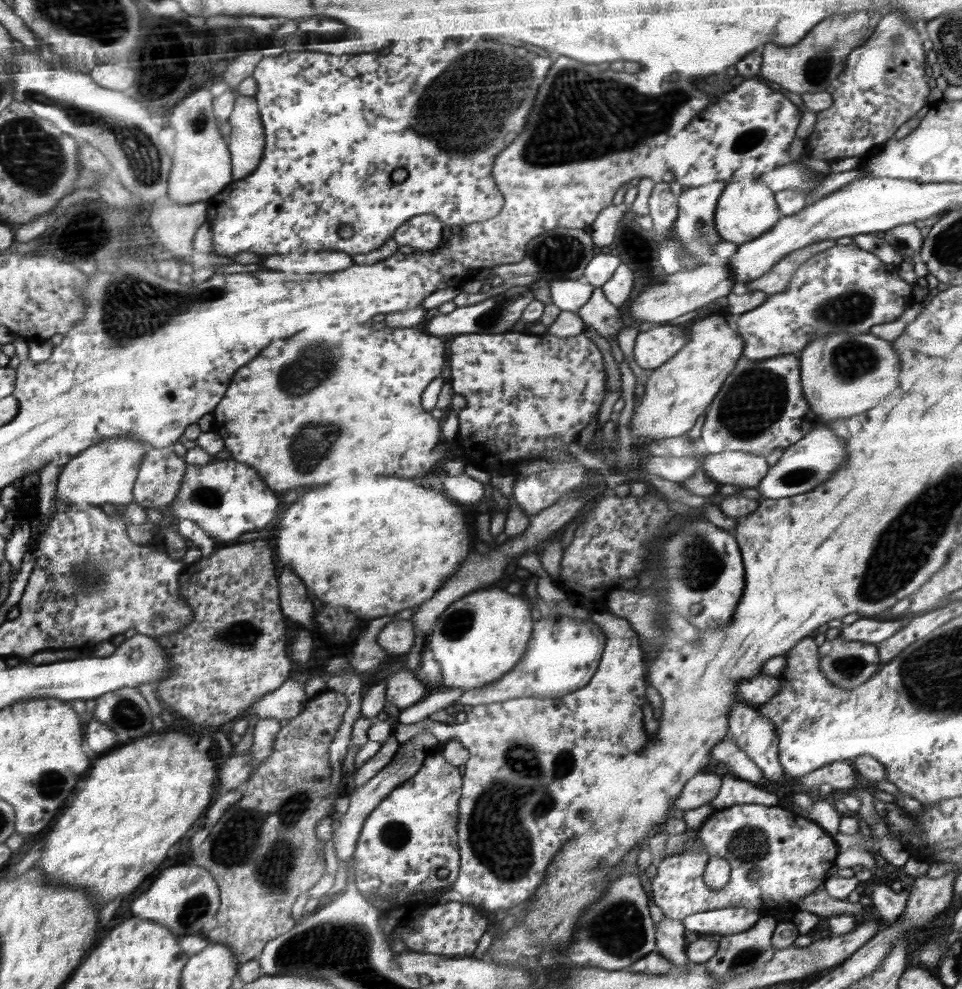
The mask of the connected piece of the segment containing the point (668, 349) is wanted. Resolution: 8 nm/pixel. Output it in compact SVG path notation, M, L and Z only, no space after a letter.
M658 326L648 332L640 332L635 339L634 360L644 370L659 369L671 361L688 341L676 326Z

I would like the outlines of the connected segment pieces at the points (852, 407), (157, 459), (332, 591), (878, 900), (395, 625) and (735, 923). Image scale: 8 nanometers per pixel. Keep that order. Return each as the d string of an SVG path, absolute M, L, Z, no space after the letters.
M871 332L827 334L808 344L798 356L802 363L802 385L806 399L810 403L811 410L819 415L824 424L837 418L850 418L856 414L862 414L862 412L878 406L900 386L898 356L896 356L892 344L872 335Z
M174 445L152 448L135 486L135 502L148 509L168 511L176 500L186 467L185 459L176 455Z
M378 476L350 482L336 478L336 482L312 488L300 500L286 504L280 516L272 539L278 565L292 568L306 588L322 602L344 606L346 610L352 610L352 614L364 616L368 624L374 618L396 614L430 600L470 552L470 524L462 514L462 508L438 492L438 486L426 490L406 478Z
M876 886L872 892L872 904L880 914L882 927L892 926L905 909L910 890L902 889L900 893L892 892L890 886Z
M408 620L390 622L377 635L379 644L391 657L408 653L415 639L415 626Z
M746 908L716 909L691 914L683 921L684 928L700 933L719 933L720 935L739 933L752 928L763 912Z

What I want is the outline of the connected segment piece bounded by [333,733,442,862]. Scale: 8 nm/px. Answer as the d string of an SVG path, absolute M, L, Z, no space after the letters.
M426 733L414 736L409 742L401 744L401 746L398 747L393 759L384 769L376 774L376 777L368 780L364 786L360 788L356 787L349 794L349 809L340 818L340 825L335 832L333 832L334 854L336 854L336 858L338 858L339 861L344 860L347 862L354 857L363 825L371 812L383 801L383 798L386 798L388 793L391 793L398 785L402 785L404 781L408 781L408 778L415 777L422 769L423 761L432 753L438 751L441 746L442 744L438 742L432 734Z

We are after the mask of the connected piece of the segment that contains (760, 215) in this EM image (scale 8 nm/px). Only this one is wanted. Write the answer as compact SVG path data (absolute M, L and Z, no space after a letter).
M744 177L730 181L722 190L715 210L715 230L719 232L721 241L742 245L764 236L779 223L781 217L775 191L766 186L760 177Z

